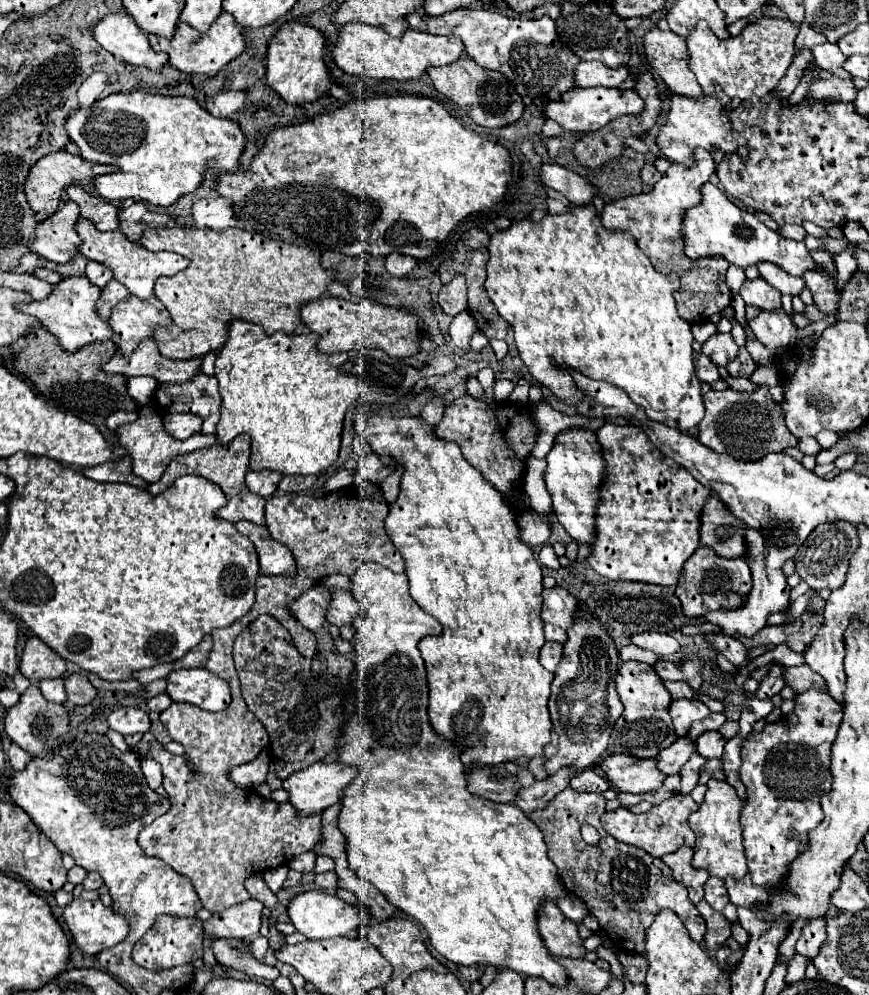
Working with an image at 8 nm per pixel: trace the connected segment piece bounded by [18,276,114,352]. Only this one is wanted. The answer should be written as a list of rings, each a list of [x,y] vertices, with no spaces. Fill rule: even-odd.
[[[72,276],[72,278],[64,278],[60,284],[56,284],[54,292],[46,300],[32,302],[32,304],[18,304],[18,308],[26,314],[36,316],[42,322],[42,326],[58,338],[58,342],[62,344],[64,350],[76,352],[76,350],[80,350],[80,346],[88,346],[88,342],[110,340],[114,336],[110,322],[104,322],[96,314],[96,302],[100,300],[100,294],[102,294],[102,290],[98,286],[92,286],[86,276],[82,276],[82,278]]]

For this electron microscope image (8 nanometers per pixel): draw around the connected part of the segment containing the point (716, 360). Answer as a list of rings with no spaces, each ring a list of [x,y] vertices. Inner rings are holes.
[[[714,334],[702,344],[702,354],[706,354],[714,366],[728,366],[728,362],[736,360],[738,350],[730,334]]]

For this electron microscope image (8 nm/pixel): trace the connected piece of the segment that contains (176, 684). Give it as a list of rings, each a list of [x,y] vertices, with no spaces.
[[[206,668],[172,670],[168,674],[168,696],[174,702],[190,702],[202,710],[218,712],[230,704],[230,686]]]

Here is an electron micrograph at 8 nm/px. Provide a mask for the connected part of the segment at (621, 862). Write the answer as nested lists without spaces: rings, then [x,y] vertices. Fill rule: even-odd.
[[[566,788],[552,802],[548,802],[546,808],[534,810],[530,818],[544,830],[548,856],[556,864],[568,892],[576,894],[588,904],[590,914],[598,918],[604,934],[616,948],[644,954],[644,938],[656,914],[662,908],[684,912],[692,904],[688,900],[686,888],[670,874],[664,874],[668,866],[660,858],[650,856],[636,846],[622,844],[610,834],[602,834],[596,846],[580,840],[582,824],[592,824],[596,828],[600,826],[604,806],[606,798],[602,794],[582,794]]]

